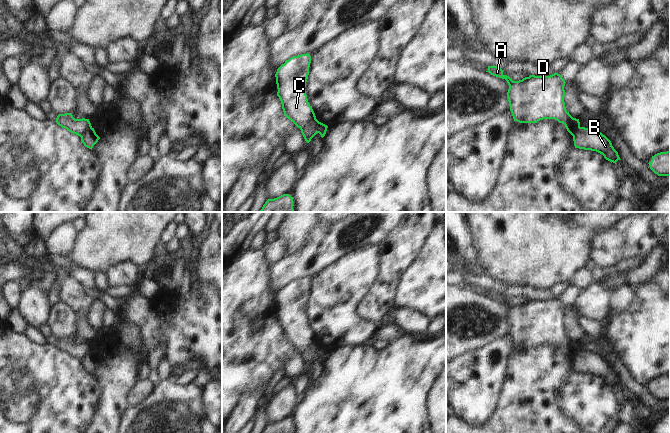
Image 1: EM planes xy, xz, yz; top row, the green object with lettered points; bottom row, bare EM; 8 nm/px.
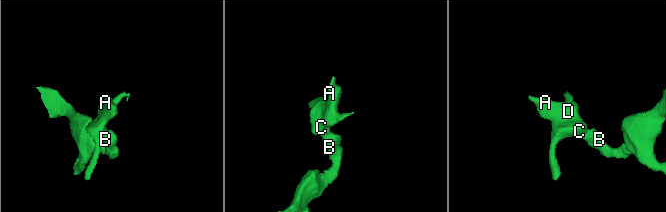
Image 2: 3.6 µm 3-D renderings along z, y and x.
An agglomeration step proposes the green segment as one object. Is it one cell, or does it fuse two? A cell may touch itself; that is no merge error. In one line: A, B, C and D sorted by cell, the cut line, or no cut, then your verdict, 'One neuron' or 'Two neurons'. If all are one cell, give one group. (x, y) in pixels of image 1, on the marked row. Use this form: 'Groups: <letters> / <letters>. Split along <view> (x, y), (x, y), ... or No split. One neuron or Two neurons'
Groups: A C D / B. Split along xz (315, 118), (300, 128). Two neurons

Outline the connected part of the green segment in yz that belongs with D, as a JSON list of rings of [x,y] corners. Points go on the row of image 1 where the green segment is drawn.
[[[488,66],[486,72],[507,81],[507,99],[514,121],[537,123],[543,119],[555,119],[563,123],[572,136],[580,128],[579,119],[573,118],[566,110],[566,82],[560,74],[555,72],[550,76],[530,75],[522,80],[513,81],[497,66]]]

